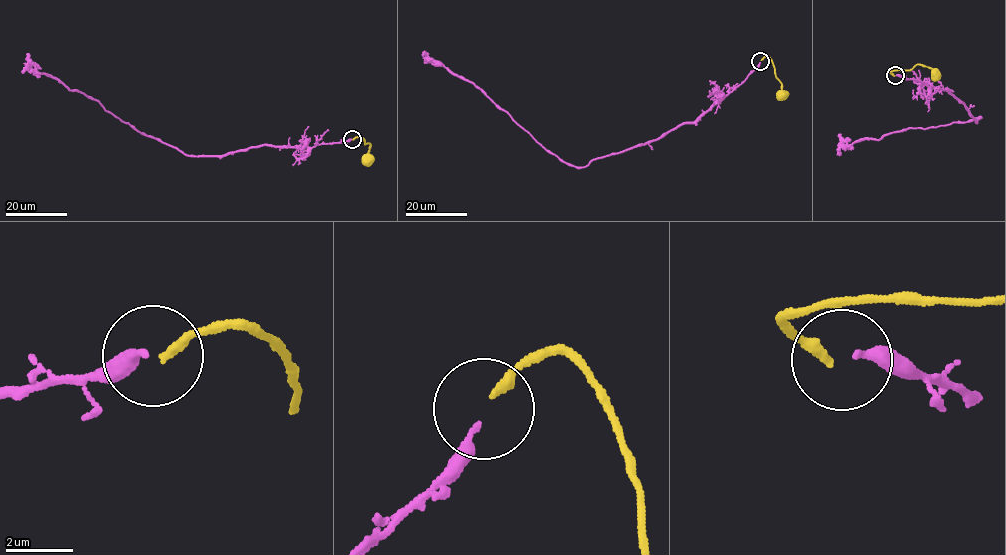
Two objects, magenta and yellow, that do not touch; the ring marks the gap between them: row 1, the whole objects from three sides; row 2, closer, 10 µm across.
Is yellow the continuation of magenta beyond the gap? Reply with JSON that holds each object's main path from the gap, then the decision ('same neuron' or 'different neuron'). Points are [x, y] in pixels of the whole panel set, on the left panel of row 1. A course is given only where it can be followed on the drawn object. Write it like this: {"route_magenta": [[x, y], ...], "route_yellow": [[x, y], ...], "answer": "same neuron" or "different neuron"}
{"route_magenta": [[351, 139], [310, 147], [263, 145], [224, 155], [191, 156], [143, 135], [96, 100], [37, 71], [26, 53]], "route_yellow": [[352, 139], [362, 137], [364, 144], [370, 143], [367, 161]], "answer": "same neuron"}

